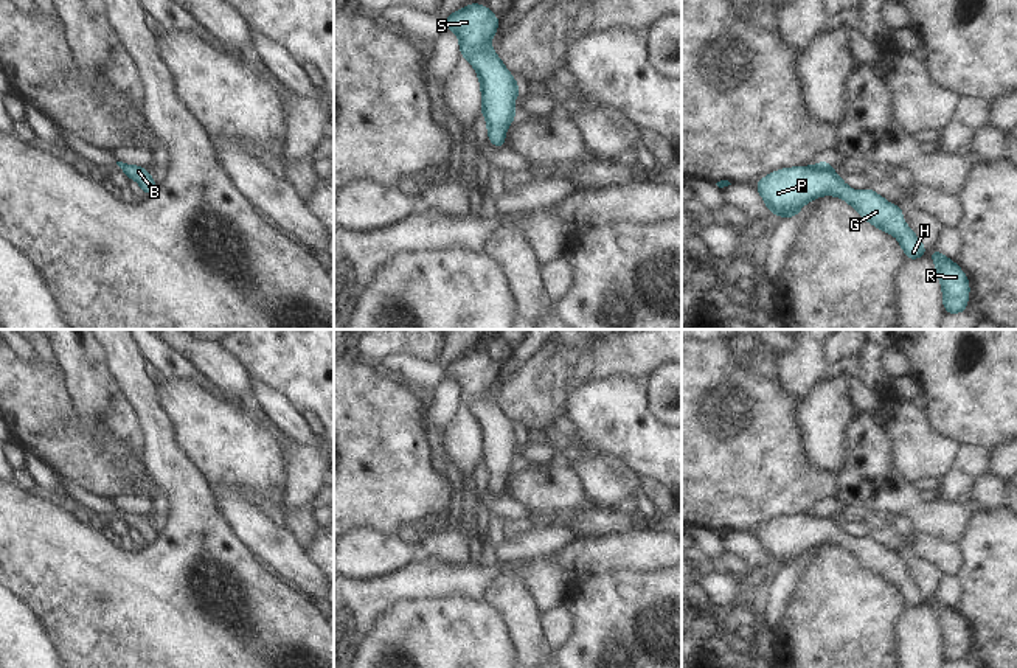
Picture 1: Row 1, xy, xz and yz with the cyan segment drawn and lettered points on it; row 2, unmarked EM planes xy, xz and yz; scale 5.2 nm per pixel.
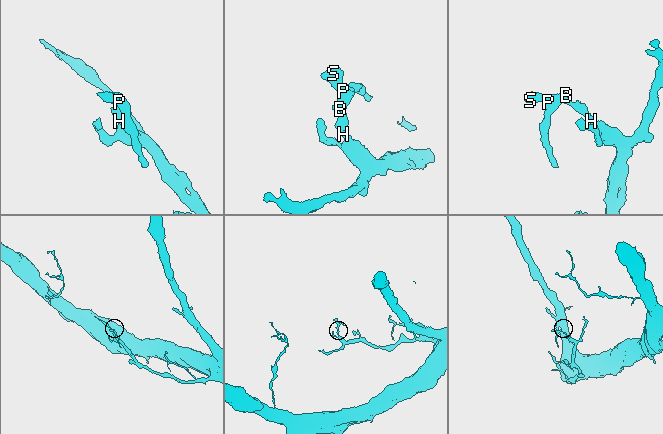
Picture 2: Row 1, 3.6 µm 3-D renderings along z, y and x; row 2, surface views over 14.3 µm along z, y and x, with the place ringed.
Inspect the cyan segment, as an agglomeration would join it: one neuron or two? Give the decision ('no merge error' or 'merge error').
no merge error

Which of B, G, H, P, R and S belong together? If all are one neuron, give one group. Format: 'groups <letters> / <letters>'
groups B G H P R S

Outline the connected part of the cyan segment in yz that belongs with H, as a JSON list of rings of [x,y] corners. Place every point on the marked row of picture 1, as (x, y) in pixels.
[[[828,160],[814,166],[773,171],[758,180],[756,190],[770,213],[779,214],[783,219],[797,216],[804,204],[818,196],[840,196],[876,228],[894,235],[908,259],[919,259],[925,253],[921,239],[904,222],[901,207],[888,204],[871,188],[851,190]]]

